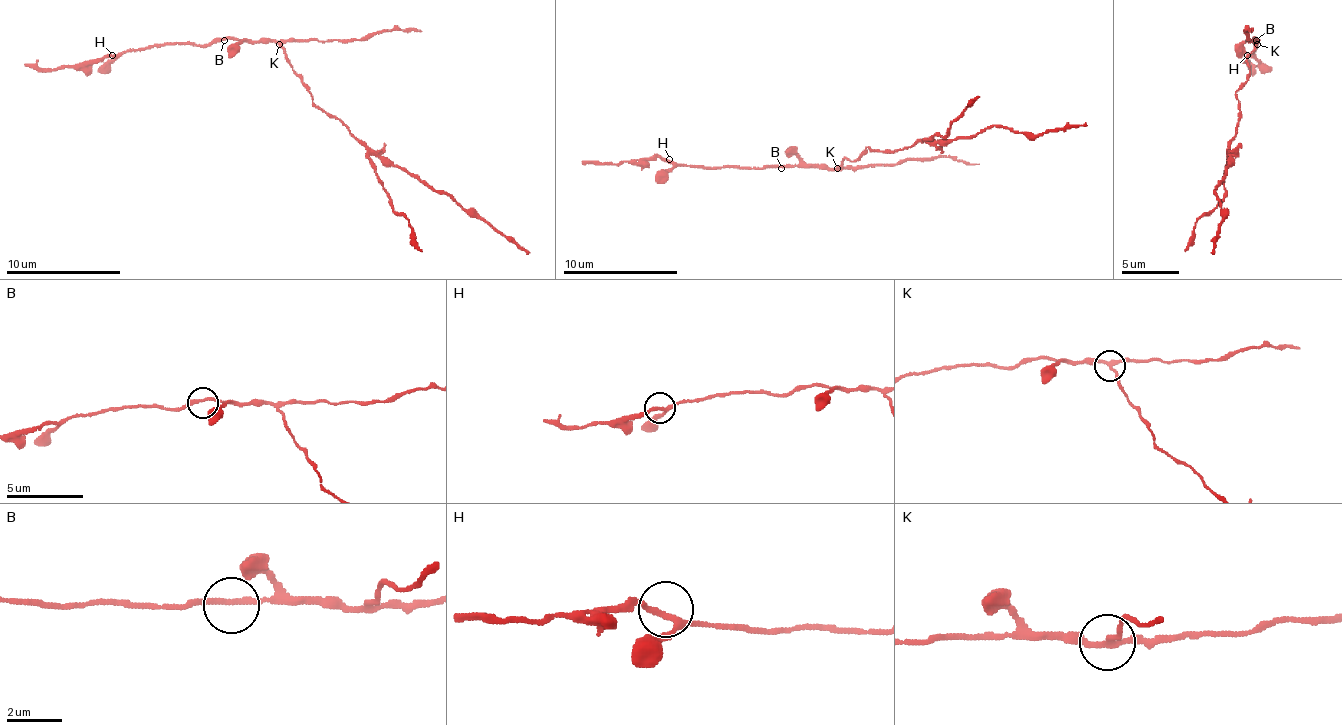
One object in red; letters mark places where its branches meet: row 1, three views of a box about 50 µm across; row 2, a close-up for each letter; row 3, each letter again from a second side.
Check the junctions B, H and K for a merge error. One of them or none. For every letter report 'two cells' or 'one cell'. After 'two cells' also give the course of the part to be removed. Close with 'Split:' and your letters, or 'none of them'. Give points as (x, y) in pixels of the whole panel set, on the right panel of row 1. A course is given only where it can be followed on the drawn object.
B: one cell
H: one cell
K: two cells; foreign part runs (1256, 43), (1247, 58), (1250, 75), (1236, 92), (1239, 109), (1227, 170), (1213, 190), (1224, 213), (1210, 253)
Split: K

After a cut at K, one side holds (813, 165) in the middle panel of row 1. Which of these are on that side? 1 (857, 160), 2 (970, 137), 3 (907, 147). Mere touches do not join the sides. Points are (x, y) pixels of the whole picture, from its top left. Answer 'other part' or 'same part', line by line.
1: other part
2: other part
3: other part

